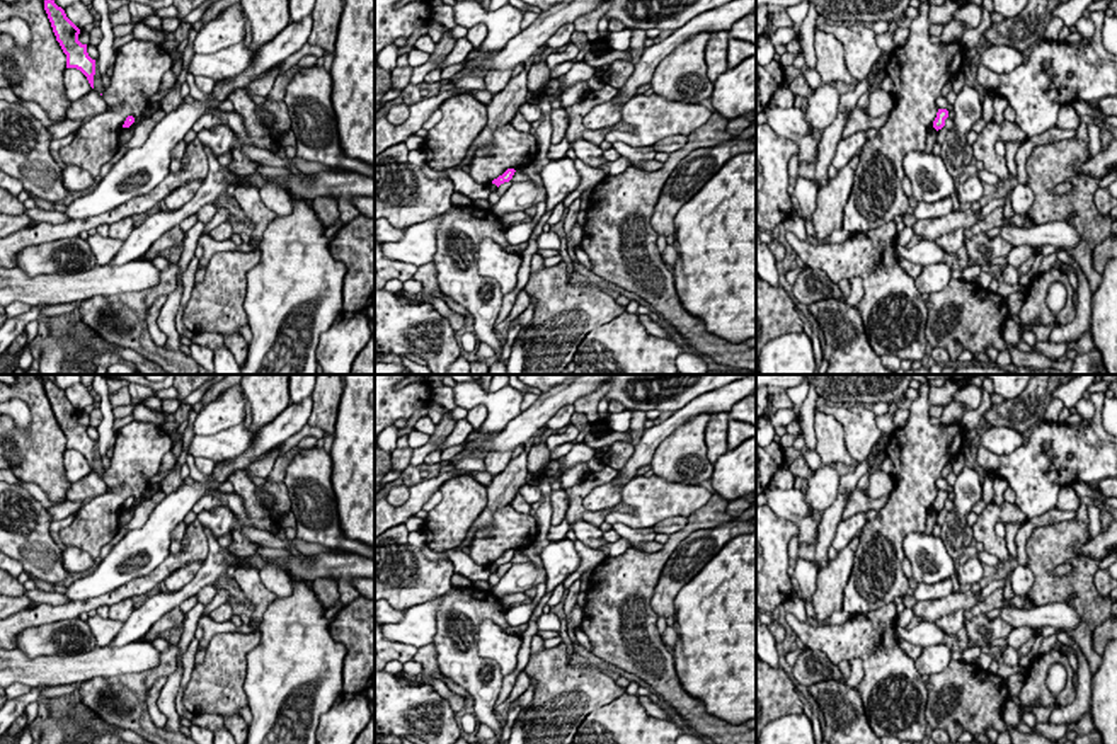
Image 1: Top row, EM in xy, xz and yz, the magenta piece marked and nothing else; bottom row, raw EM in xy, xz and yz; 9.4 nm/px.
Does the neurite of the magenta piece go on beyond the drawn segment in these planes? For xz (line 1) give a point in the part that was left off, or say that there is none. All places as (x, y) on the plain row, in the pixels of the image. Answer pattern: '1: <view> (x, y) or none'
1: none

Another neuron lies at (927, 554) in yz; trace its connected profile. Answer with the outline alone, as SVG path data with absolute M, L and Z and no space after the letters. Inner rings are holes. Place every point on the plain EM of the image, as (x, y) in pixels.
M909 533L902 541L904 557L913 567L913 579L919 584L937 584L948 579L957 565L940 536Z

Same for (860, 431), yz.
M821 403L814 412L829 414L843 426L846 451L856 461L867 460L882 436L875 424L877 415L865 405L850 405L846 409L843 405L828 407Z

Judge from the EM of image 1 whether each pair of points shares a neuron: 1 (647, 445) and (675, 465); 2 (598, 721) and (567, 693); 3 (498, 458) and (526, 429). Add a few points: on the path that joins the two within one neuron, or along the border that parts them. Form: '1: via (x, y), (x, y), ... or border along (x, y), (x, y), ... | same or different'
1: border along (683, 423), (658, 446), (649, 463) | different
2: border along (624, 692), (595, 709), (579, 726) | different
3: border along (511, 452), (489, 452), (484, 457) | different

